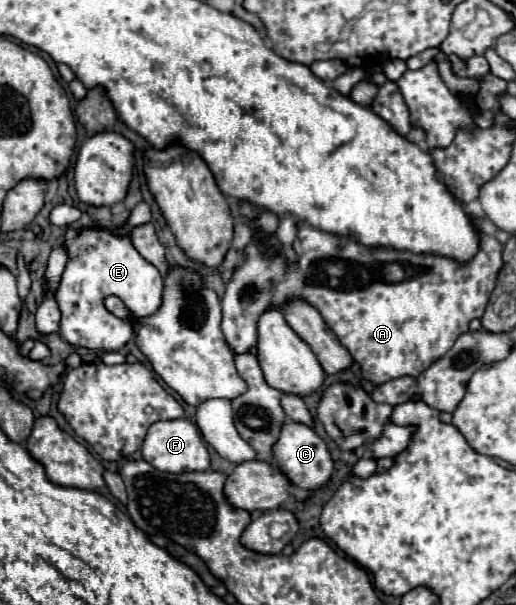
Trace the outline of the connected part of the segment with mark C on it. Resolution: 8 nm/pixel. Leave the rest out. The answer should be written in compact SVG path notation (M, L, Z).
M291 420L285 422L281 428L281 436L273 448L273 454L277 460L277 468L289 478L291 484L303 490L319 490L333 474L333 460L327 444L305 424L297 424Z

